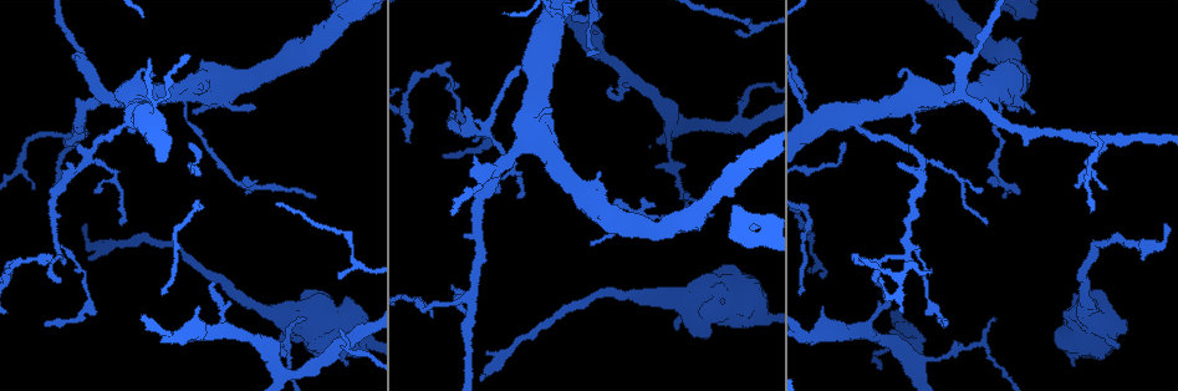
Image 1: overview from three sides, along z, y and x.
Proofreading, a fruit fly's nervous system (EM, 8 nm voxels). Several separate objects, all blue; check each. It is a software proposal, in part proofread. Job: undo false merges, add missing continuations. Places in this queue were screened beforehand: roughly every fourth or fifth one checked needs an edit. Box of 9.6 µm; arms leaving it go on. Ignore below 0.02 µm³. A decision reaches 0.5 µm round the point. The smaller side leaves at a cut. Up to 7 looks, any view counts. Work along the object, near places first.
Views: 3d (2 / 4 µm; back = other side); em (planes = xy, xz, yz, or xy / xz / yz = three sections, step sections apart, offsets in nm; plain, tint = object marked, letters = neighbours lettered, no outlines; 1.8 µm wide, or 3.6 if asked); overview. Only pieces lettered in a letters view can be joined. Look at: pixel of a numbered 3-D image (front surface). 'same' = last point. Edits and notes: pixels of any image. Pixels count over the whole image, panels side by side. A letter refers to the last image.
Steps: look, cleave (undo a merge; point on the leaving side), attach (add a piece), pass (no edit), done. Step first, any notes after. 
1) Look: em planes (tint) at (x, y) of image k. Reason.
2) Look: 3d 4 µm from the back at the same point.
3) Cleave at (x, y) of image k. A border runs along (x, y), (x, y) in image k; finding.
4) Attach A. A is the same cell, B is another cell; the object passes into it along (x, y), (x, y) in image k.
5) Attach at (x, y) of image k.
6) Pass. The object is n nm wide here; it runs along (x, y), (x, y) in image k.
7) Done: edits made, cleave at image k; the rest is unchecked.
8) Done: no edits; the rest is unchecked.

Look: 3d 4 µm from the back at (205, 78) of image 1. Sharp bend.

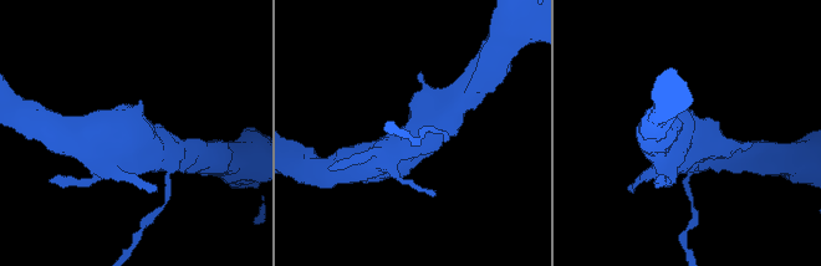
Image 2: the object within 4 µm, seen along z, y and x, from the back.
Look: em planes (tint) at (136, 139) of image 2.

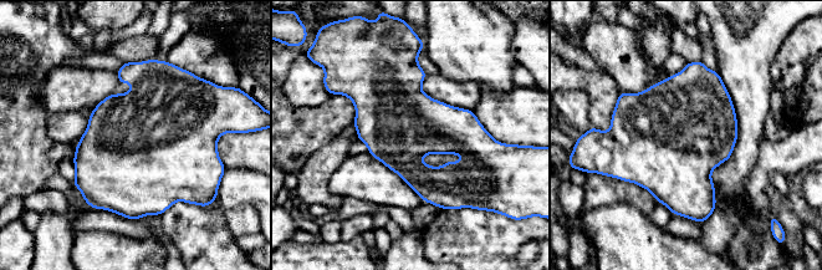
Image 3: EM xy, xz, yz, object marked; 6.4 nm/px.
Look: em planes (letters) at the same point. What lies round it.

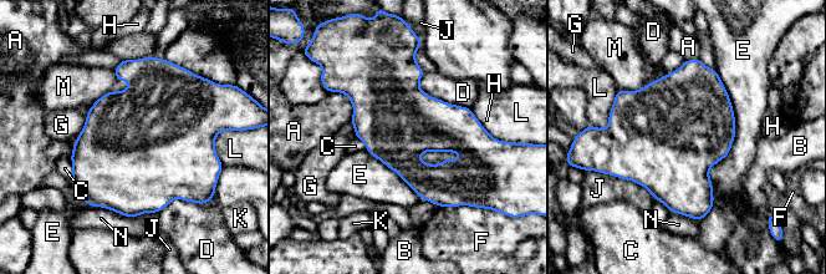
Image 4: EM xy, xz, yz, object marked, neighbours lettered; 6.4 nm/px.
Pass. A, B, C, D, E, F, G, H, J, K, L, M and N are other cells; a border runs along (714, 67), (734, 141), (713, 201) in image 4; one neuron here.

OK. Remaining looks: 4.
Look: em 3.6 µm planes (letters) at (859, 259) of image 1. Sharp bend.

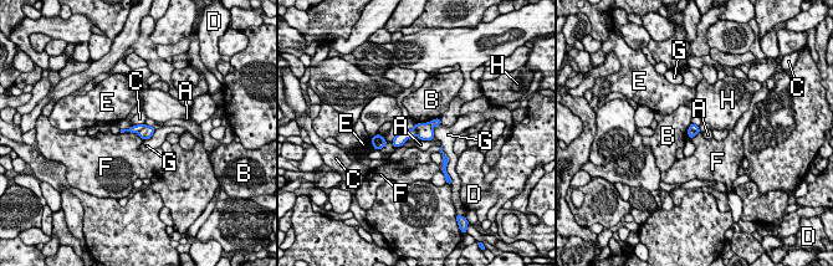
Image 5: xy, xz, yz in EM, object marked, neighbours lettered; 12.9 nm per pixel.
Cleave at (693, 127) of image 5. A, B, C, D, E, F, G and H are other cells; the part that leaves runs along (142, 126), (122, 131) in image 5; a second neuron is stuck on.

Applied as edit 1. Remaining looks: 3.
Done: edits made, cleave at image 5; the rest is unchecked.

